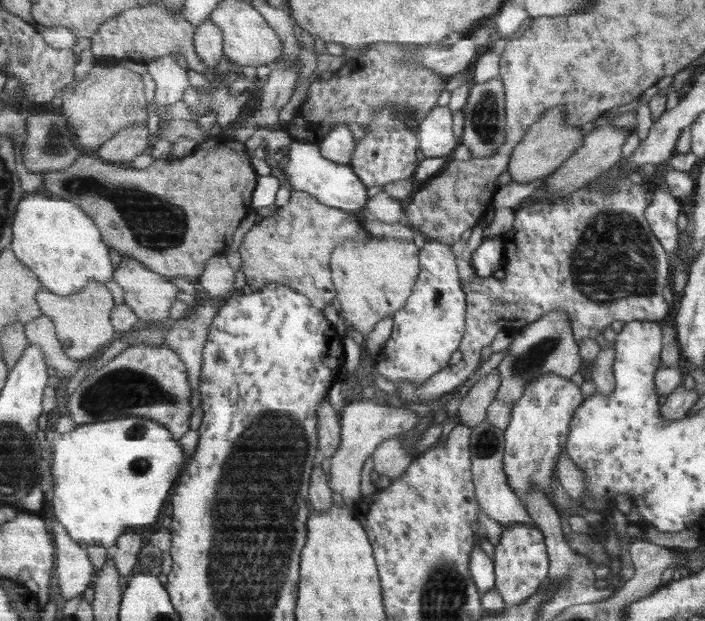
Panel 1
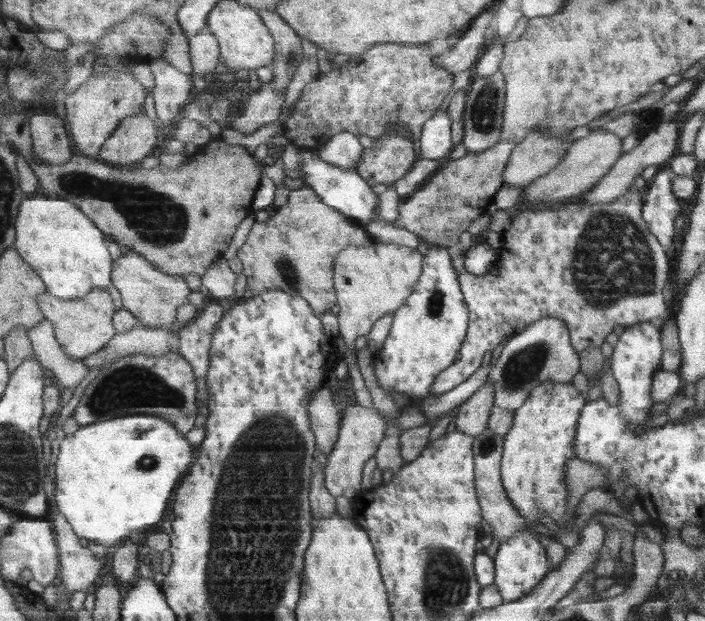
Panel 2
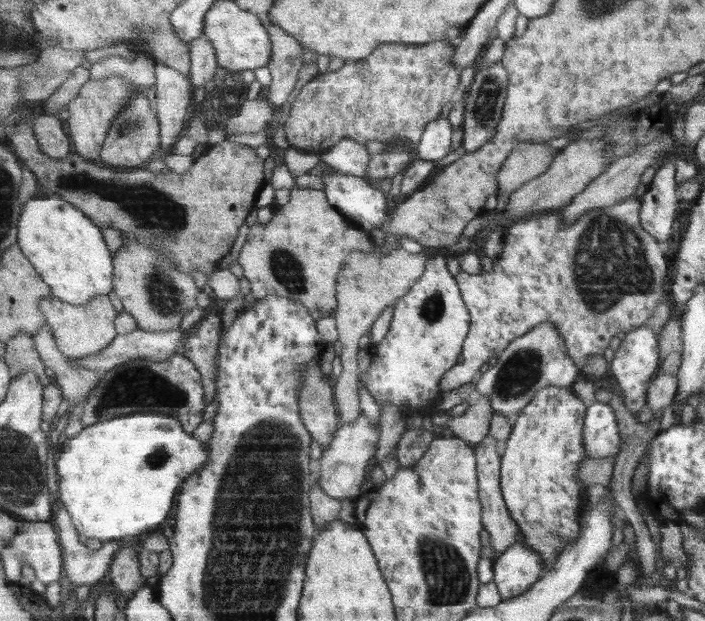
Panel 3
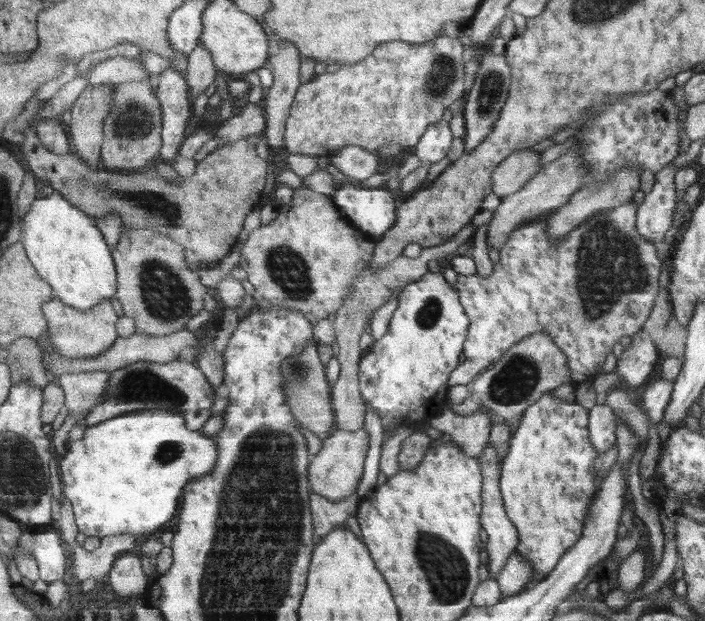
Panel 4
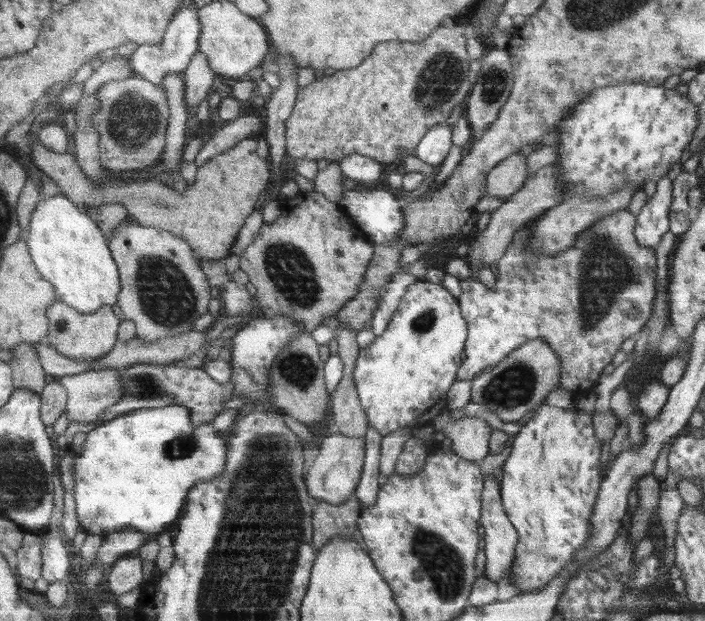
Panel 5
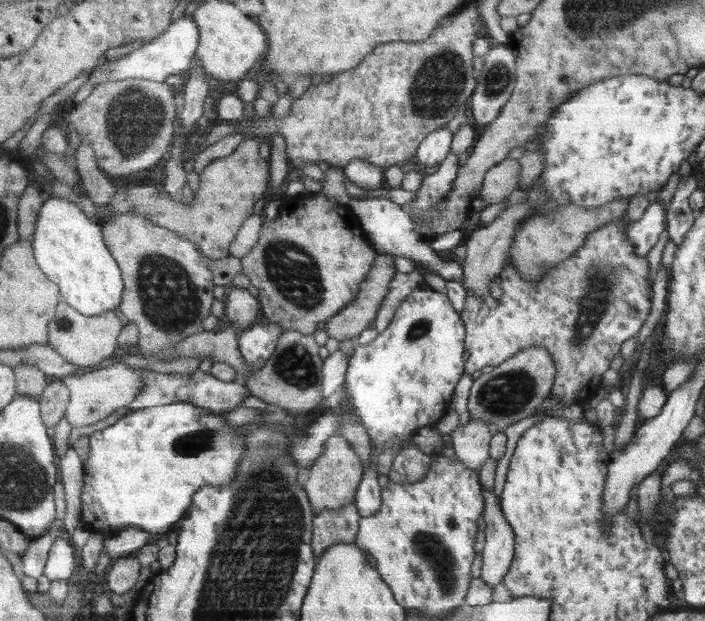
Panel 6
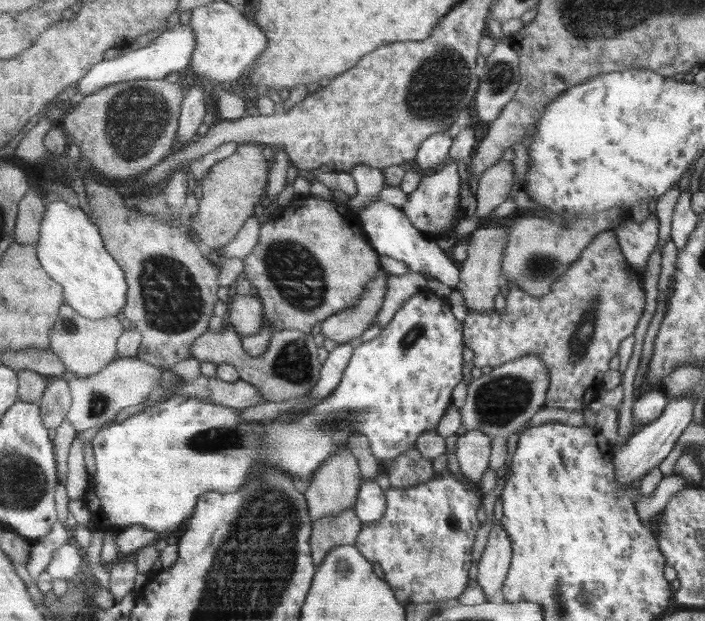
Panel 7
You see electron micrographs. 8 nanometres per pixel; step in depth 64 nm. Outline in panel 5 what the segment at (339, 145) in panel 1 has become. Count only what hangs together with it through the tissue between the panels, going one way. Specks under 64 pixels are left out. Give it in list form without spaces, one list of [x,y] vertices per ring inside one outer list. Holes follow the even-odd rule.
[[[359,152],[346,156],[340,161],[339,166],[345,177],[363,185],[373,185],[383,174],[383,166],[379,161]]]

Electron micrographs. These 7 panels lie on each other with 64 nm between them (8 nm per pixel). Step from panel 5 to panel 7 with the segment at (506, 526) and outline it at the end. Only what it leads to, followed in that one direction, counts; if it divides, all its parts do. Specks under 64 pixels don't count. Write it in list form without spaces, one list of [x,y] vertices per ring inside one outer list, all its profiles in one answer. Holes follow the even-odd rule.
[[[492,523],[487,542],[474,571],[475,581],[481,587],[486,600],[489,600],[499,588],[503,588],[510,558],[510,542],[503,525],[499,527]]]

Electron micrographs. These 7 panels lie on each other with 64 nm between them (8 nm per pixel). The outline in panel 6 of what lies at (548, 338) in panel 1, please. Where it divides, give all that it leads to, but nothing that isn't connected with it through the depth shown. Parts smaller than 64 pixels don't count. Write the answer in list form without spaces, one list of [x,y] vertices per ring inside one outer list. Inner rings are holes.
[[[530,346],[516,352],[513,356],[506,358],[499,365],[485,369],[472,381],[467,397],[468,420],[480,420],[489,426],[492,432],[503,433],[505,428],[517,420],[533,414],[543,400],[549,395],[553,384],[555,369],[549,353],[542,346]]]

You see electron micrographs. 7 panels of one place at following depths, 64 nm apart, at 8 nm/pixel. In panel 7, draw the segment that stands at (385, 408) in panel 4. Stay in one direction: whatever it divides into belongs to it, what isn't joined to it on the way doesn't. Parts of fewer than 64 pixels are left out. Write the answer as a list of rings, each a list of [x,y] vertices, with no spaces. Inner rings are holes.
[[[424,290],[422,292],[417,293],[415,296],[413,296],[407,303],[403,306],[403,308],[399,309],[397,312],[397,315],[393,317],[393,320],[381,331],[381,334],[374,338],[373,340],[370,340],[369,342],[360,342],[354,347],[354,351],[352,354],[352,359],[349,361],[349,364],[347,365],[347,368],[345,369],[343,378],[341,379],[341,382],[339,383],[339,386],[333,391],[333,394],[330,394],[327,398],[324,399],[318,399],[313,400],[310,405],[306,405],[306,407],[303,408],[297,408],[297,410],[291,410],[285,414],[282,414],[280,417],[271,419],[270,421],[251,421],[251,422],[243,422],[243,419],[241,418],[242,410],[237,410],[236,408],[230,407],[230,406],[223,406],[215,404],[213,401],[202,401],[201,399],[198,399],[197,397],[191,397],[185,398],[183,395],[177,395],[173,394],[171,398],[167,401],[163,401],[162,403],[157,403],[155,405],[151,405],[143,409],[143,411],[138,412],[137,414],[133,415],[132,417],[129,417],[125,419],[124,421],[121,421],[119,423],[115,423],[114,425],[111,425],[111,427],[105,427],[104,429],[101,429],[99,431],[99,434],[94,438],[94,441],[92,442],[92,448],[94,449],[94,455],[95,455],[95,466],[96,466],[96,473],[95,473],[95,479],[91,480],[91,486],[88,490],[88,493],[86,494],[86,498],[84,500],[85,506],[87,507],[87,510],[89,510],[89,514],[91,515],[91,520],[95,523],[96,528],[98,530],[106,530],[109,529],[111,531],[116,531],[117,529],[126,529],[127,527],[130,527],[131,525],[143,525],[146,529],[161,533],[161,532],[173,532],[173,530],[177,530],[183,522],[188,521],[189,518],[193,516],[193,513],[195,512],[197,501],[200,500],[200,496],[202,494],[205,494],[206,492],[220,492],[221,494],[227,494],[228,492],[236,492],[236,490],[239,490],[247,481],[250,472],[252,472],[252,469],[258,462],[262,462],[262,464],[266,464],[266,466],[274,466],[275,468],[280,468],[280,470],[284,470],[284,472],[290,472],[292,476],[295,476],[295,480],[309,480],[307,481],[307,484],[309,483],[312,476],[316,473],[316,470],[328,459],[331,458],[335,453],[337,453],[337,449],[341,449],[343,445],[348,445],[348,440],[350,439],[350,436],[354,435],[354,432],[362,432],[367,438],[370,438],[371,440],[371,447],[373,454],[378,458],[380,462],[384,462],[384,464],[389,464],[389,466],[392,464],[395,458],[400,457],[401,454],[403,454],[406,450],[413,450],[416,448],[417,445],[417,439],[428,430],[437,430],[437,426],[439,426],[439,422],[441,422],[441,416],[443,416],[443,410],[449,406],[449,394],[451,394],[451,390],[453,390],[453,386],[461,380],[461,350],[463,350],[463,346],[461,346],[461,324],[453,318],[453,314],[449,312],[449,306],[447,306],[447,302],[445,300],[441,300],[441,297],[436,296],[432,291],[430,290]]]

